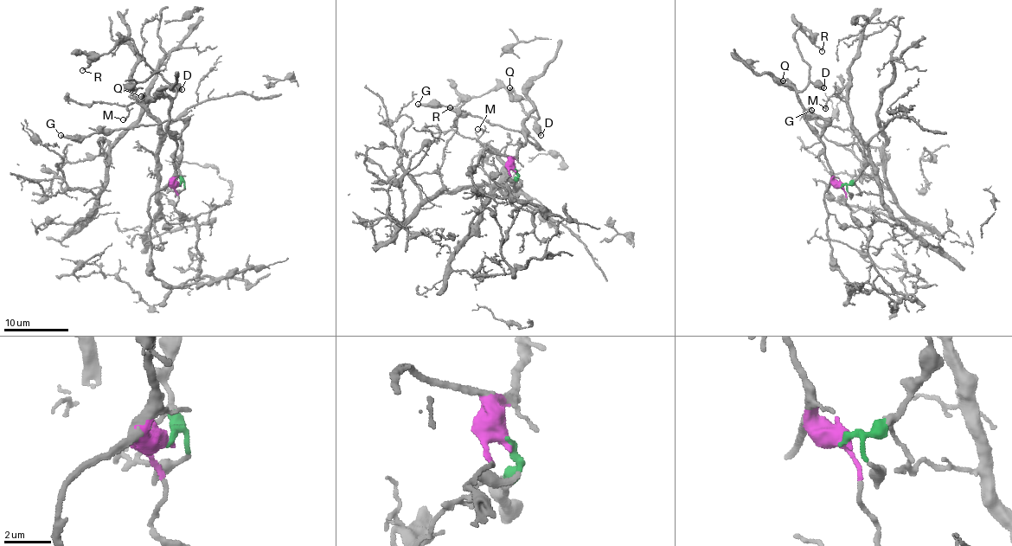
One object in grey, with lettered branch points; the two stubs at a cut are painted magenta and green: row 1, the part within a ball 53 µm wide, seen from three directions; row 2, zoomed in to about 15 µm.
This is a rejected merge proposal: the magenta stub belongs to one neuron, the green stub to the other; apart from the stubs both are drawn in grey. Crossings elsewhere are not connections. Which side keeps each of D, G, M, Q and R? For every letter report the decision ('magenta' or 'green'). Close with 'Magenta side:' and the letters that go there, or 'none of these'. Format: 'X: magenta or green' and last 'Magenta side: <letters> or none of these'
D: magenta
G: magenta
M: green
Q: magenta
R: magenta
Magenta side: D, G, Q, R

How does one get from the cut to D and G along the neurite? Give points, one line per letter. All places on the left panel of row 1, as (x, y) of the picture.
D: (179, 185), (173, 180), (177, 144), (175, 133), (169, 125), (168, 112), (175, 86), (176, 85), (182, 89)
G: (179, 185), (173, 180), (178, 138), (183, 131), (184, 123), (180, 119), (102, 130), (91, 135), (60, 134)

